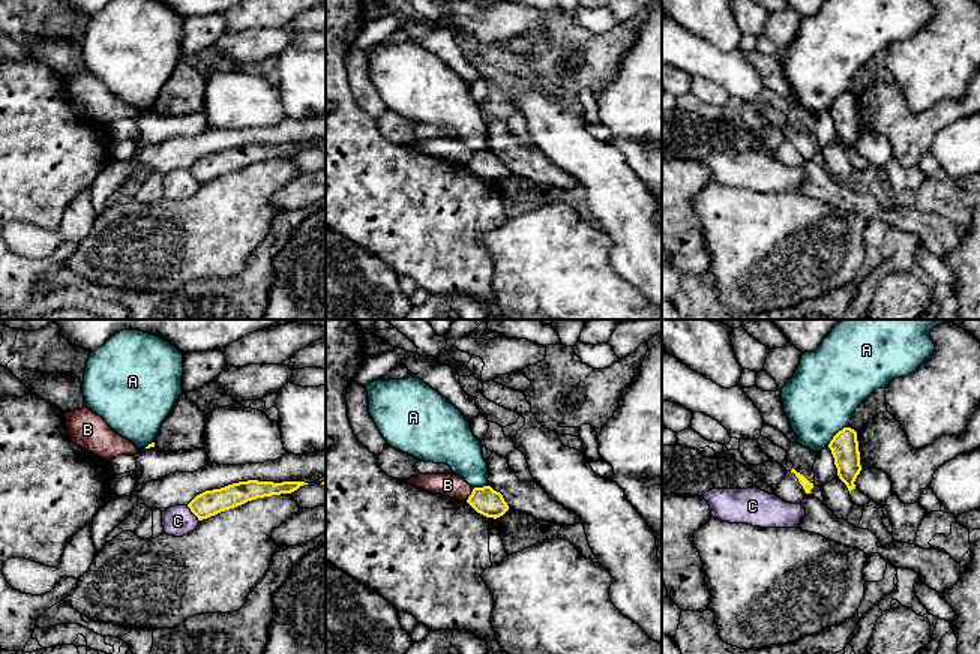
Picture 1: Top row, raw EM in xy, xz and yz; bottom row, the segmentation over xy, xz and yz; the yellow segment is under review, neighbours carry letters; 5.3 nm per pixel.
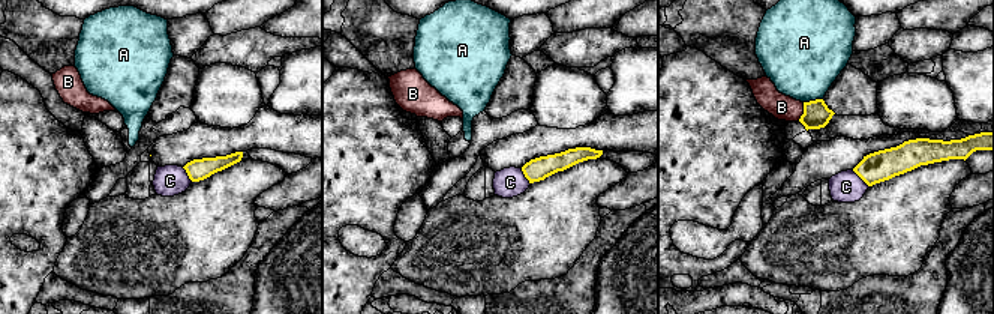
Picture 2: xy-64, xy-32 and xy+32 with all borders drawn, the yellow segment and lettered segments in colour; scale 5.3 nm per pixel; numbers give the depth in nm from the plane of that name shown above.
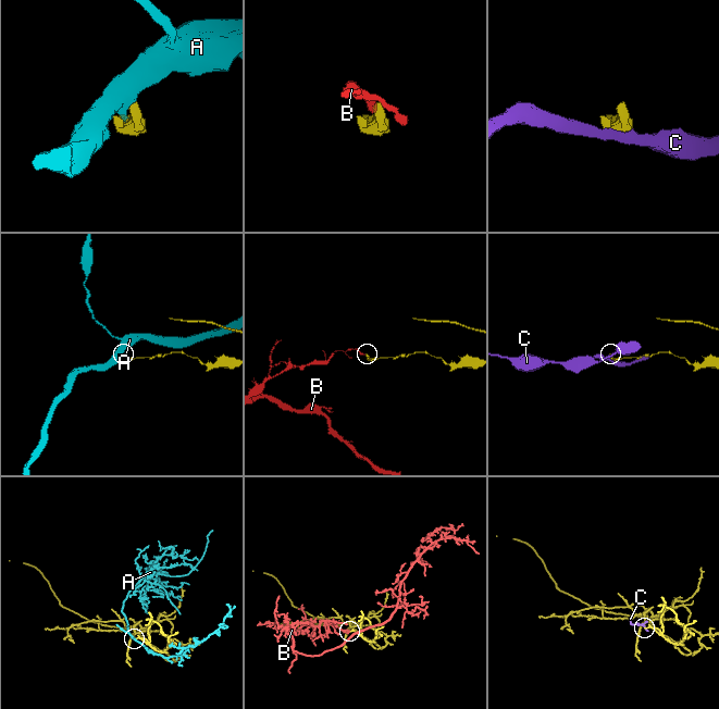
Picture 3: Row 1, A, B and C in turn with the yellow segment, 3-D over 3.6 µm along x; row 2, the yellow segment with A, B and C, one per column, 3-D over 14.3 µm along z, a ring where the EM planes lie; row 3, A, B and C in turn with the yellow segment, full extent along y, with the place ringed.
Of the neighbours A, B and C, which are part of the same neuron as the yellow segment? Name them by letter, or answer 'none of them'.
none of them

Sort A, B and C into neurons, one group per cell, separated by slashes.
A / B / C

